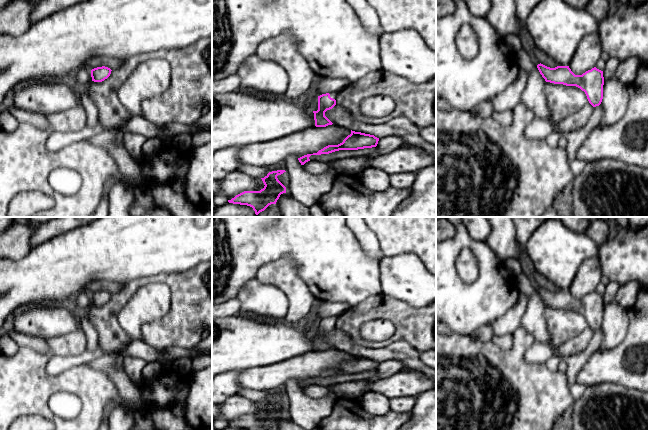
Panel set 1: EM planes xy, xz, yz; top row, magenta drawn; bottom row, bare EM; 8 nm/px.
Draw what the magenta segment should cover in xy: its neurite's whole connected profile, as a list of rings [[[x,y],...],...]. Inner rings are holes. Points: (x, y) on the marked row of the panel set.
[[[105,66],[97,67],[91,70],[92,81],[102,82],[107,79],[111,74],[111,69]]]

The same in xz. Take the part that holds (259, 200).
[[[277,170],[269,172],[264,178],[264,188],[260,191],[244,191],[236,195],[229,203],[247,205],[253,208],[255,214],[258,215],[264,211],[269,205],[276,204],[280,195],[286,193],[286,187],[278,180],[277,176],[286,172],[285,170]]]

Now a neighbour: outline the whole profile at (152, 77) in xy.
[[[150,59],[141,63],[118,90],[118,100],[133,116],[141,116],[141,103],[146,98],[162,94],[170,84],[171,68],[164,59]]]

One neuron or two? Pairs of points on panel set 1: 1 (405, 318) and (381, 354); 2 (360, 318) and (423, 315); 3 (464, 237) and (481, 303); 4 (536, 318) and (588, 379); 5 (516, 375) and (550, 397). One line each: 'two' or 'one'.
1: two
2: one
3: one
4: two
5: one

